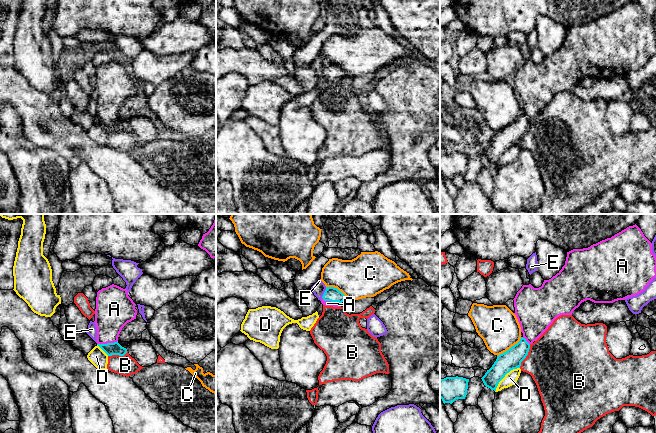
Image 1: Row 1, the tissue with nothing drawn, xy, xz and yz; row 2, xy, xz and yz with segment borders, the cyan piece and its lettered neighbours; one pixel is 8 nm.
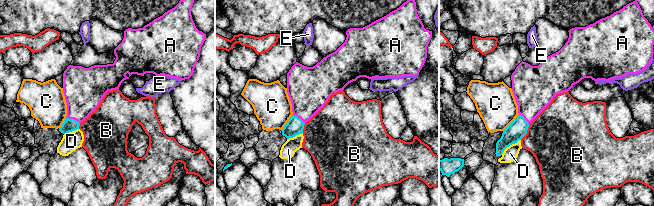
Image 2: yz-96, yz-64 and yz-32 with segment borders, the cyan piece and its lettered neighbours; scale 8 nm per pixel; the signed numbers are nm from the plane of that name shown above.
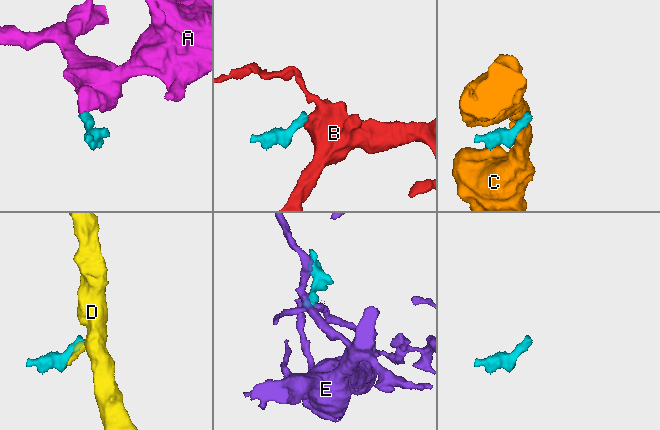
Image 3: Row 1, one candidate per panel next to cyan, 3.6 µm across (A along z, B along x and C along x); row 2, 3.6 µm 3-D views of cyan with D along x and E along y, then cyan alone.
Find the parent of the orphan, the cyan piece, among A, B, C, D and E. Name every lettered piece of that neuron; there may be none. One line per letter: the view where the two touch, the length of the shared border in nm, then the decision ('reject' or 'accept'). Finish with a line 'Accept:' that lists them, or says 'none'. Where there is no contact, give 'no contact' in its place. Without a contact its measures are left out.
A: contact in xy; length 170 nm; accept
B: contact in yz; length 220 nm; reject
C: contact in yz; length 260 nm; reject
D: contact in yz; length 280 nm; reject
E: contact in xz; length 100 nm; reject
Accept: A

